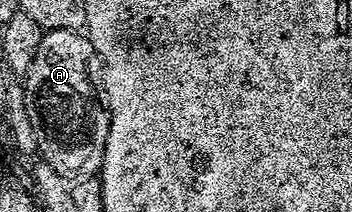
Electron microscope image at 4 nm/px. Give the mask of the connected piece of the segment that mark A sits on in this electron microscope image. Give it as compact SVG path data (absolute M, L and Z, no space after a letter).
M48 29L37 47L37 55L25 75L27 90L27 110L29 123L33 123L33 132L37 134L37 147L42 160L57 171L68 183L74 183L80 177L94 177L105 159L105 143L109 139L111 112L105 107L101 96L100 81L103 76L103 64L87 38L86 32L78 29Z

